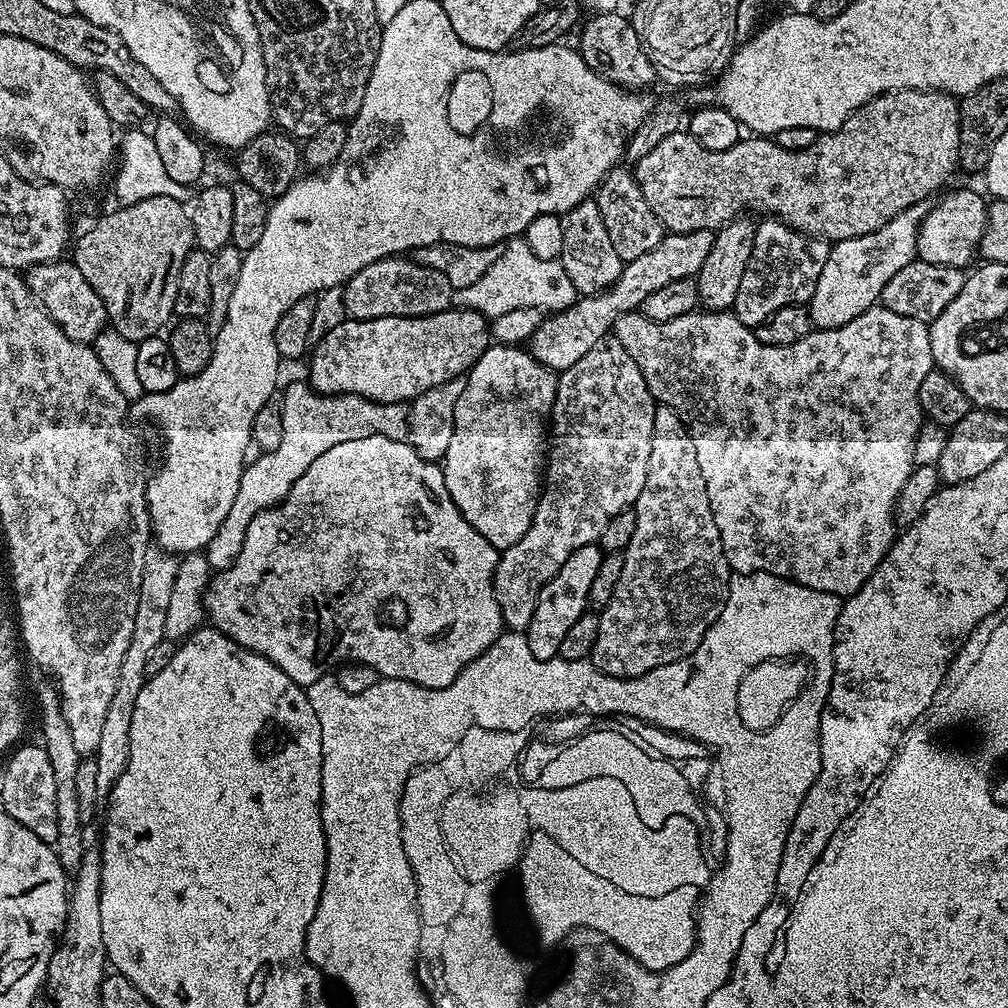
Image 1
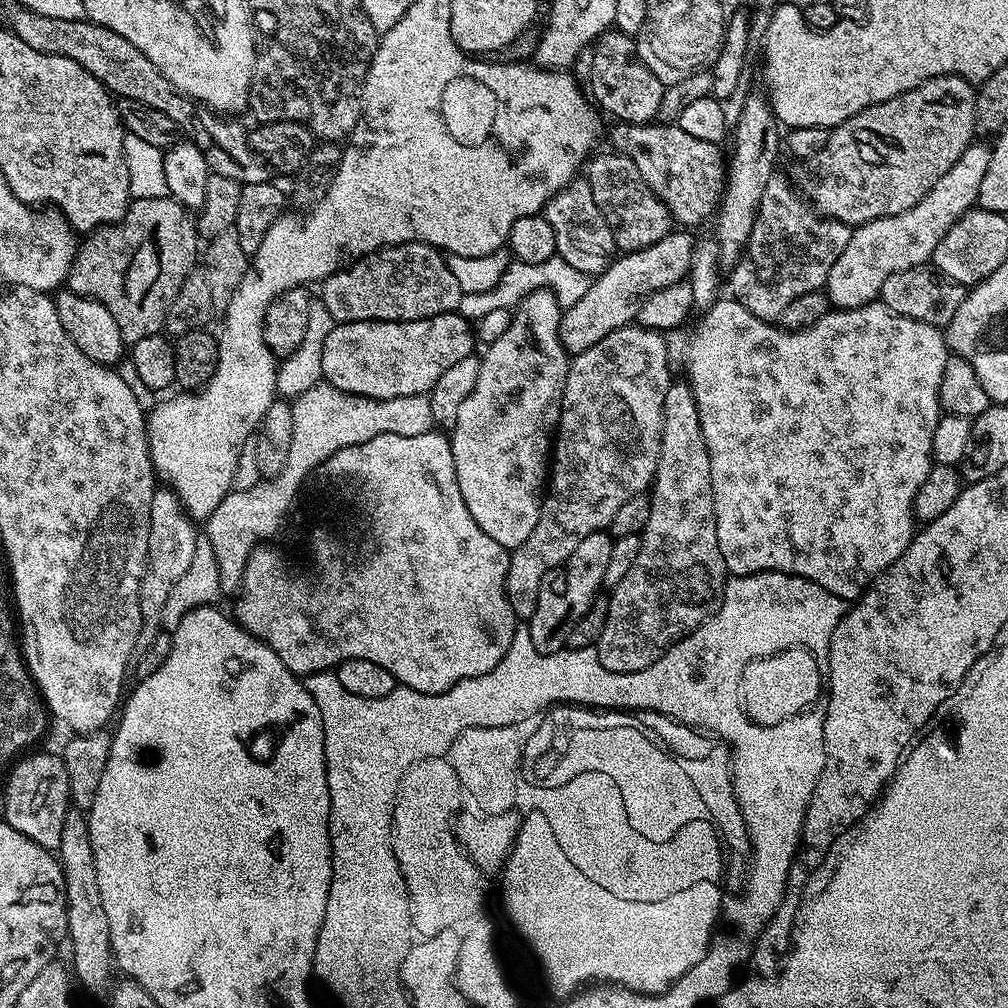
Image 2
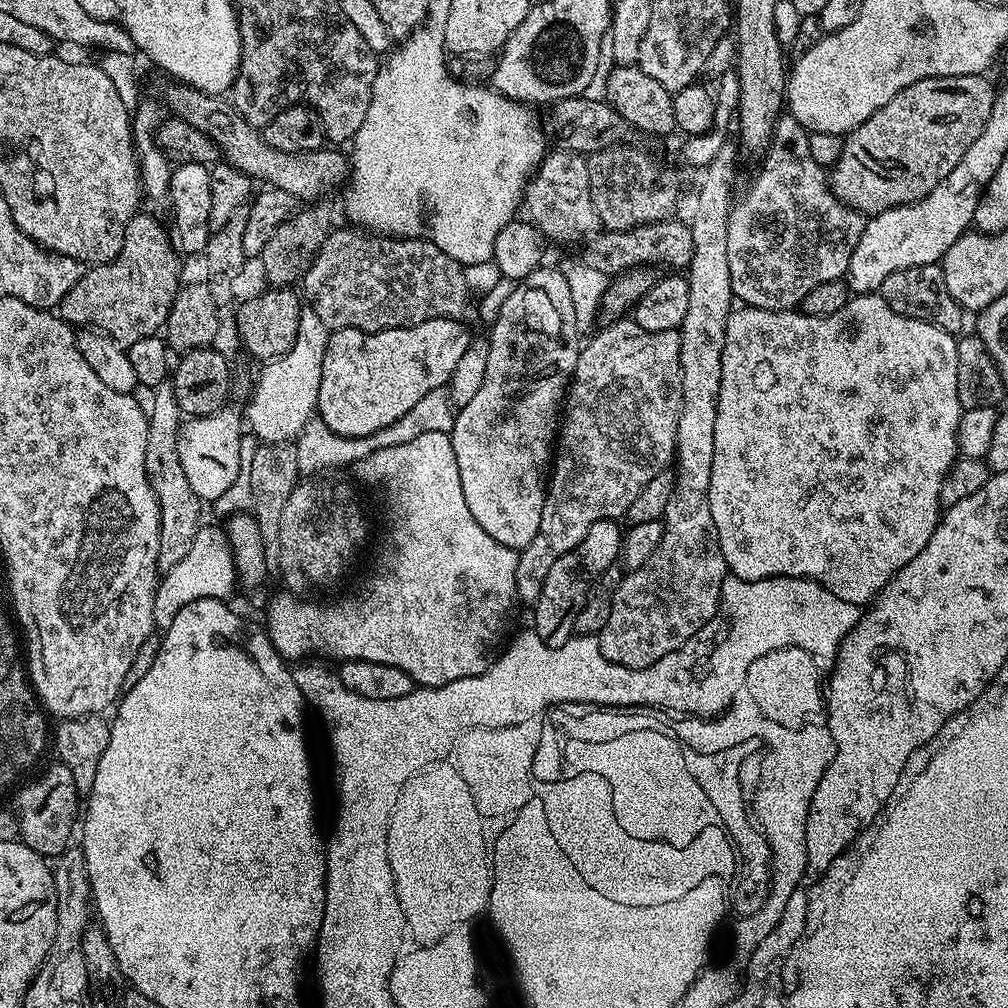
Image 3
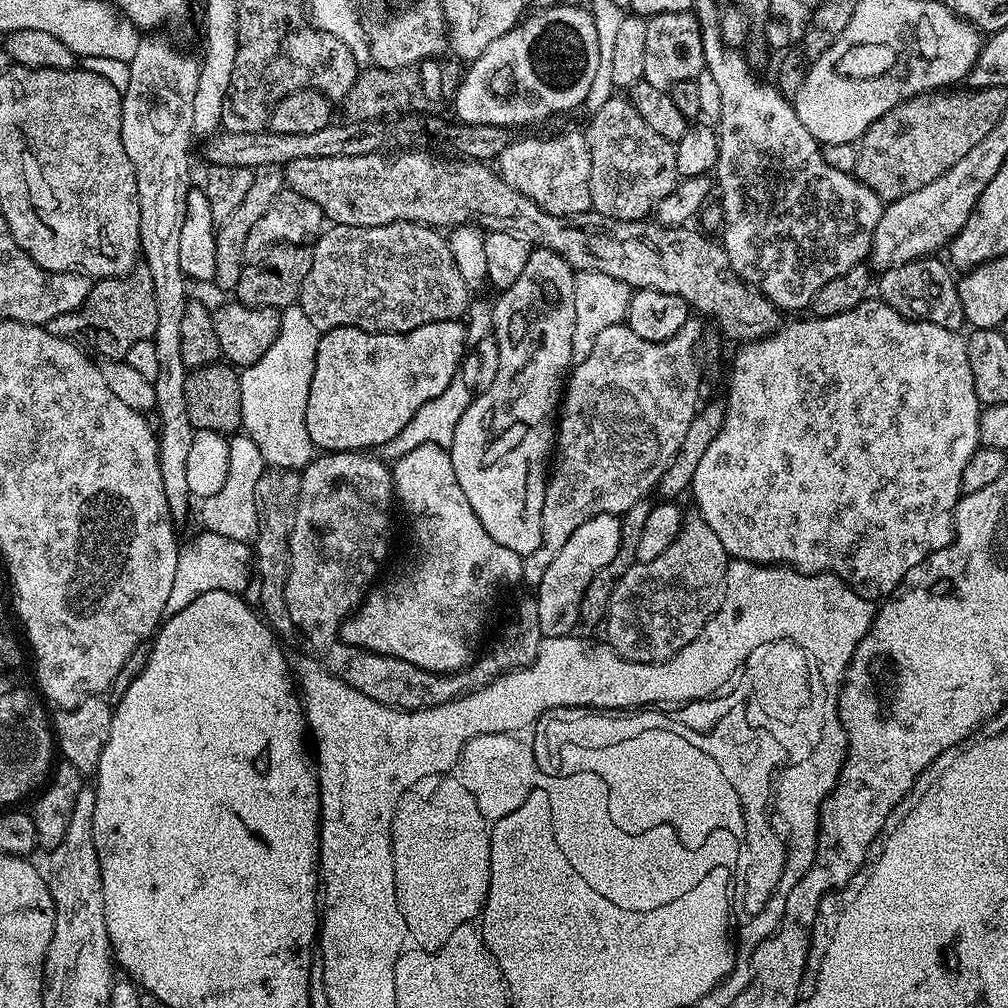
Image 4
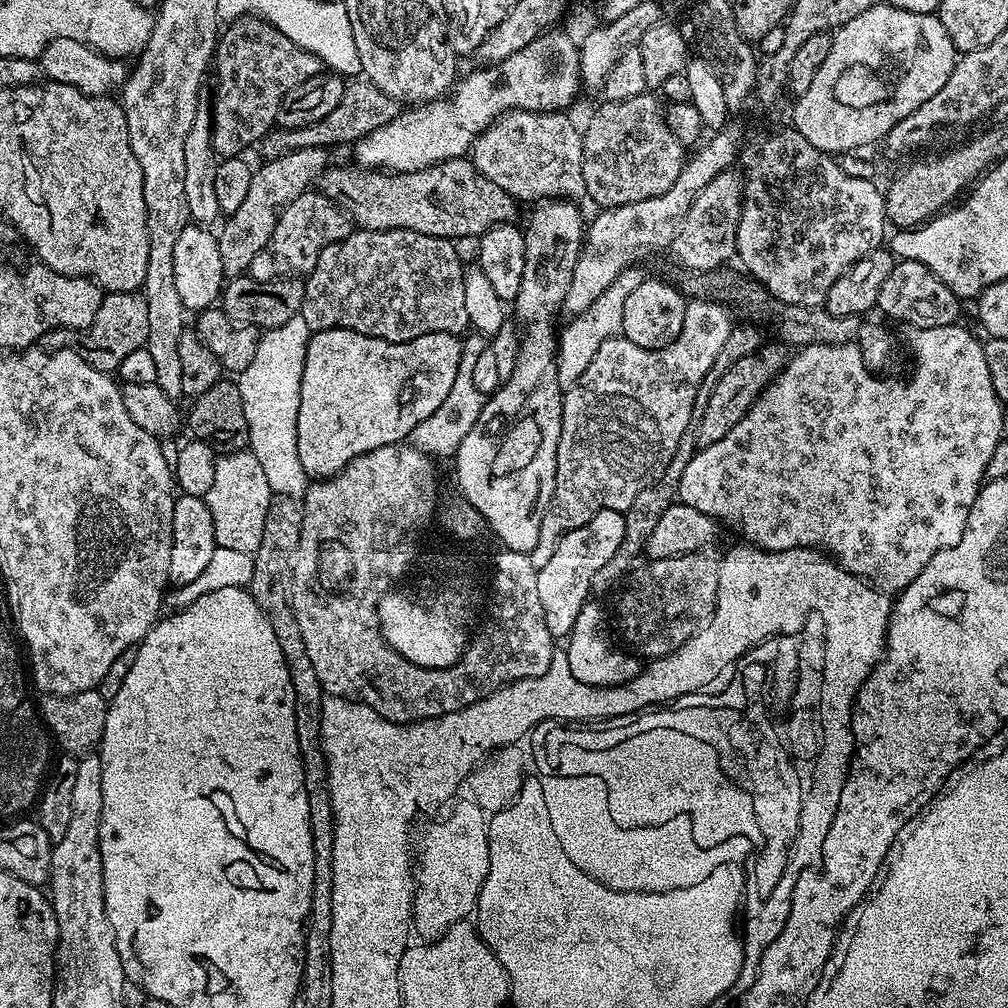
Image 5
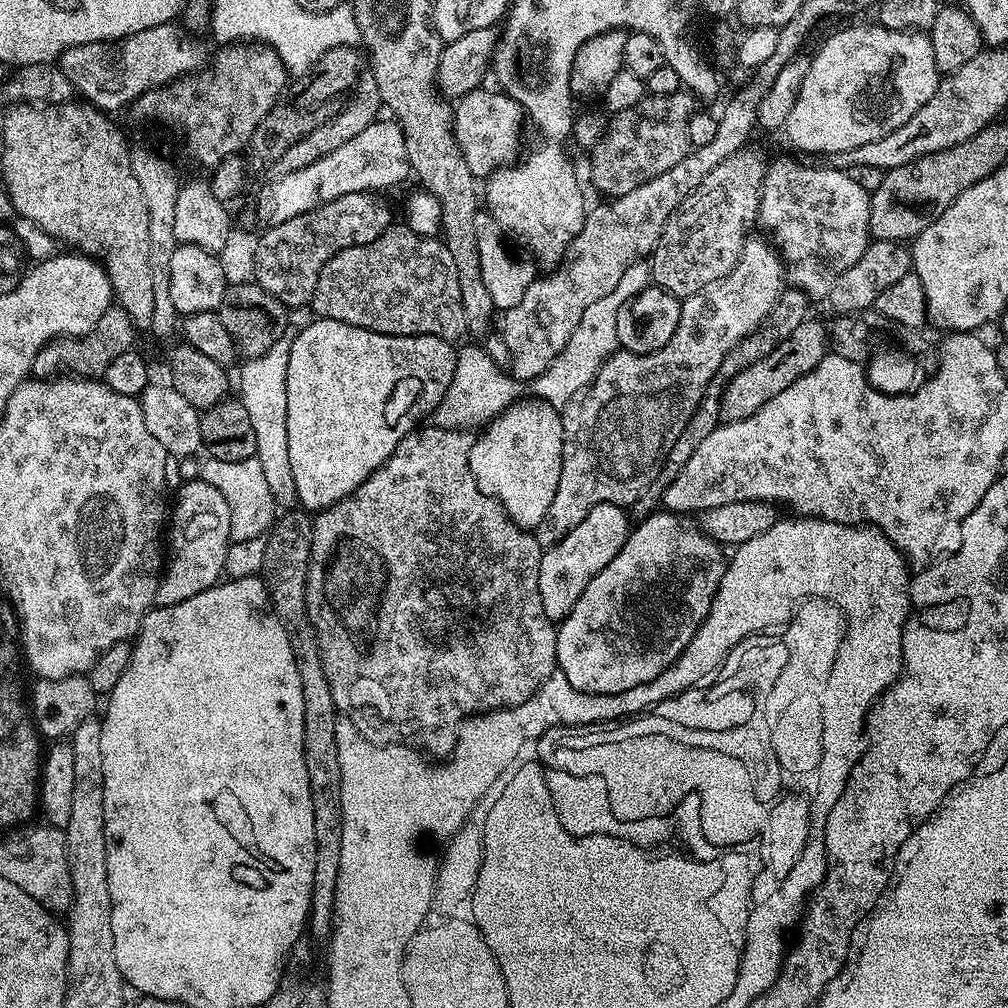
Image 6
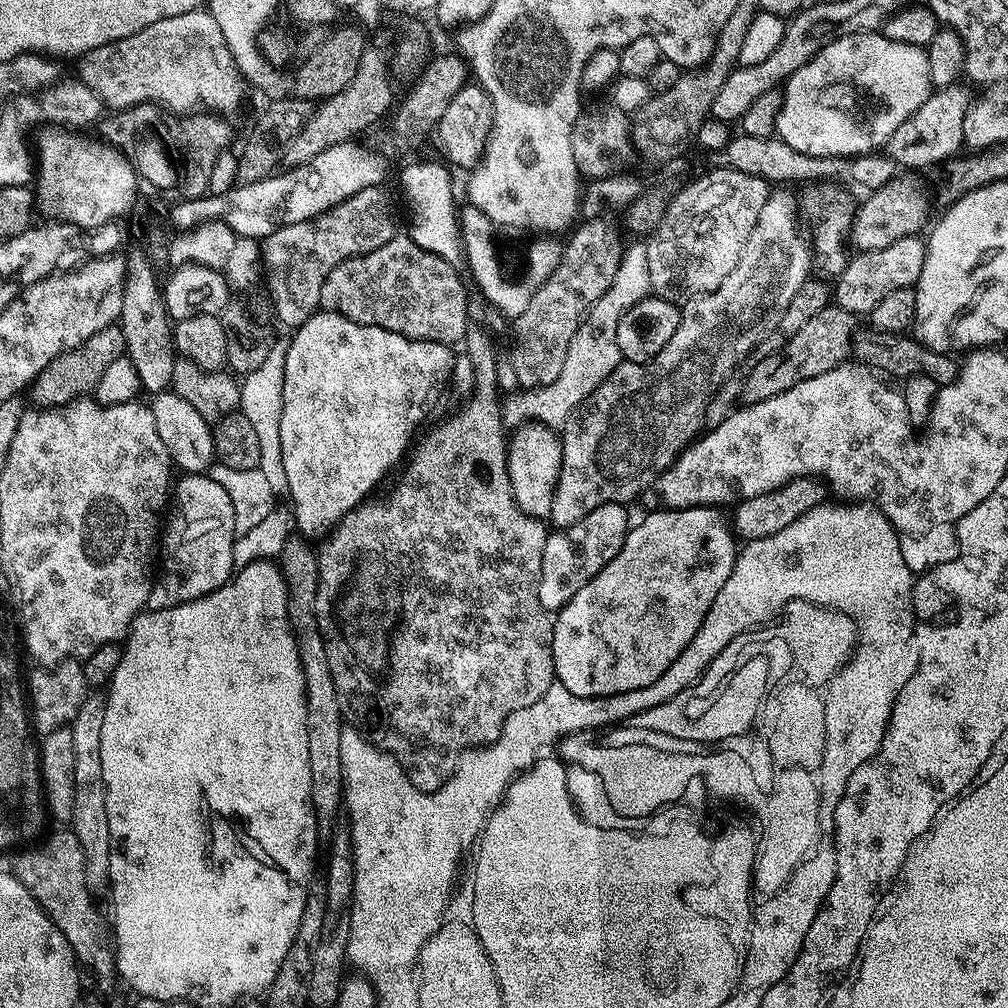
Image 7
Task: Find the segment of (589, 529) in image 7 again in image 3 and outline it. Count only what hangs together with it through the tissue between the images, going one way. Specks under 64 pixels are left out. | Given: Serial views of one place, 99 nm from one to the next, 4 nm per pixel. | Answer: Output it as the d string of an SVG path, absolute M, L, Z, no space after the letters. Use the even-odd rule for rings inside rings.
M615 520L594 522L594 526L590 526L586 538L582 538L582 542L578 542L578 546L574 546L574 550L562 554L562 558L558 558L558 562L554 562L550 574L546 574L542 594L536 599L534 605L534 611L536 611L534 630L538 634L538 638L542 638L542 642L546 642L551 648L562 646L567 640L572 639L574 618L578 618L578 610L582 610L588 597L588 591L592 589L592 583L607 568L613 567L620 560L622 543L620 526Z

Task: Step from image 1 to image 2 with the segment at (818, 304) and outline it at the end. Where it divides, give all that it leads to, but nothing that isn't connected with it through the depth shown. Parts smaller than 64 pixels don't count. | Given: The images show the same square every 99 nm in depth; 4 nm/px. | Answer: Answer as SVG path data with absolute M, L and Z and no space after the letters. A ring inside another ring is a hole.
M973 142L962 158L958 158L958 162L950 166L950 170L938 178L938 182L934 182L934 190L930 190L930 194L926 194L918 206L910 206L910 210L890 218L878 218L874 222L853 227L846 250L842 250L842 254L838 254L838 262L830 266L828 280L823 286L829 305L836 310L866 306L879 297L882 282L886 282L890 274L927 265L946 230L950 230L950 226L979 201L982 178L986 178L991 157L992 150L987 143Z

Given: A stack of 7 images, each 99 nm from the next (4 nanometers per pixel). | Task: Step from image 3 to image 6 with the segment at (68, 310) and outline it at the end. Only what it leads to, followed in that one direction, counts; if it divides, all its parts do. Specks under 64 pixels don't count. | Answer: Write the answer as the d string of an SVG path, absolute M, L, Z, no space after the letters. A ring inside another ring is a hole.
M113 306L98 318L98 322L85 336L62 336L58 340L52 340L34 358L34 366L31 375L38 380L55 378L61 374L75 374L89 378L103 377L106 366L118 358L118 354L129 351L133 347L132 339L138 335L138 329L132 323L130 314L119 306Z

